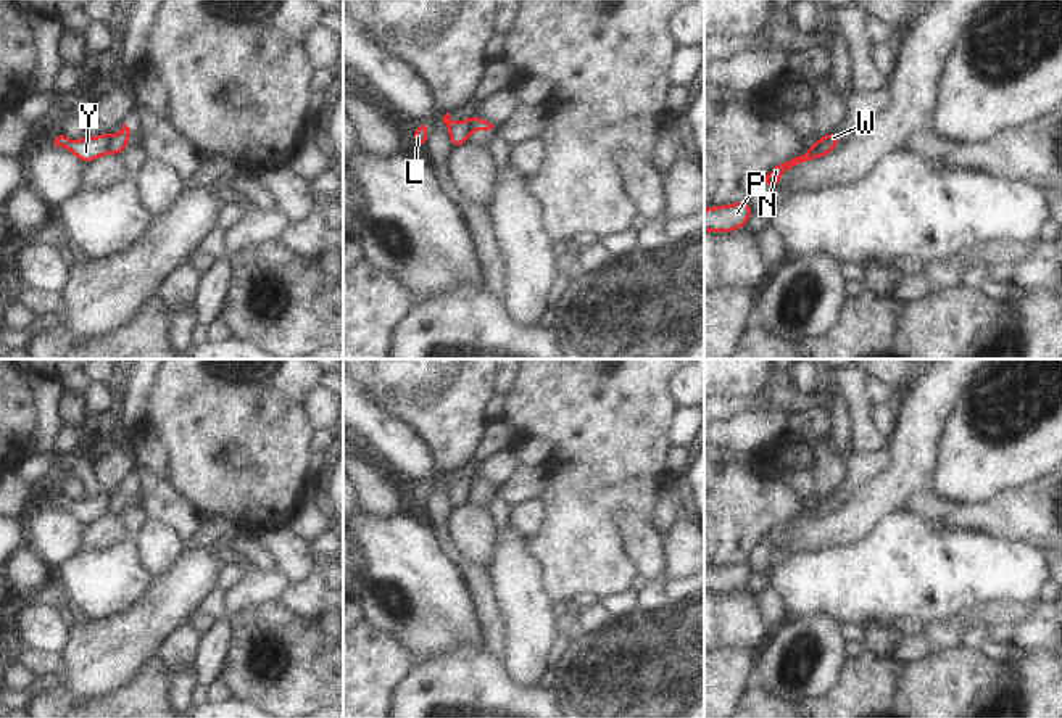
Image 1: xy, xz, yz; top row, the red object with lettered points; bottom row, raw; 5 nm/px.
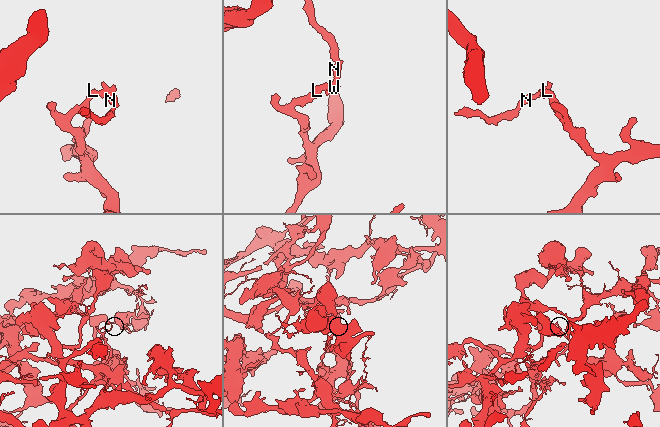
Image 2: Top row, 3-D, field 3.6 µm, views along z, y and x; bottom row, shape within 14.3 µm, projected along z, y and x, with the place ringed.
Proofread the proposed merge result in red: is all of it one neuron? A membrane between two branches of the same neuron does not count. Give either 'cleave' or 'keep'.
cleave

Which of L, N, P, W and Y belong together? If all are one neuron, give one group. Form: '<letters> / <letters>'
L Y / N P W

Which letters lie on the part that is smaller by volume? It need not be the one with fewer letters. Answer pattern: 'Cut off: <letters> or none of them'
Cut off: N, P, W

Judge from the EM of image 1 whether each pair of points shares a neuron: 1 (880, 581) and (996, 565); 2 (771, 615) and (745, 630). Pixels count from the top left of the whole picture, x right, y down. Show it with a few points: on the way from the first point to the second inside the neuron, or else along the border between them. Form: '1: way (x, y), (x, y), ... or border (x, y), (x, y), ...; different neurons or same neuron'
1: way (909, 572), (967, 569); same neuron
2: border (755, 598), (759, 614), (771, 630); different neurons

